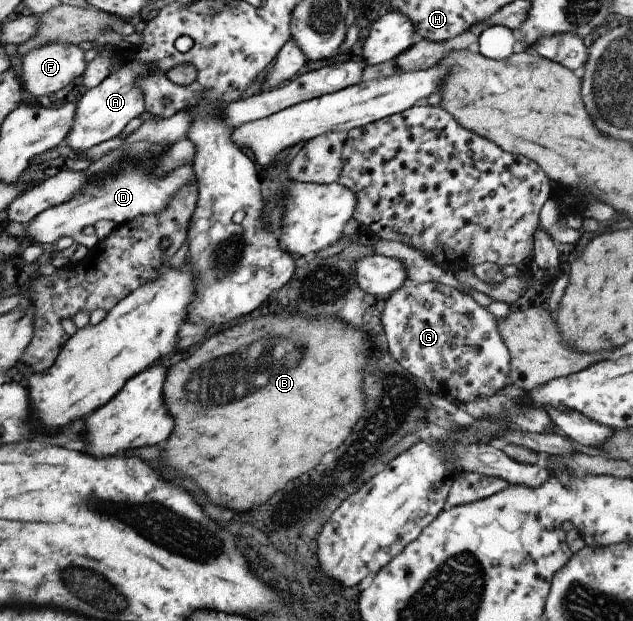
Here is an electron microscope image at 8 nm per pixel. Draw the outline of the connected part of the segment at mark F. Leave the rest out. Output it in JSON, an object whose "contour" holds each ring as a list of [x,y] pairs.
{"contour":[[[47,44],[23,56],[18,61],[17,67],[21,75],[23,91],[27,91],[34,99],[43,95],[50,96],[63,87],[67,87],[73,79],[82,75],[87,62],[84,58],[84,51],[78,49],[76,45]]]}

